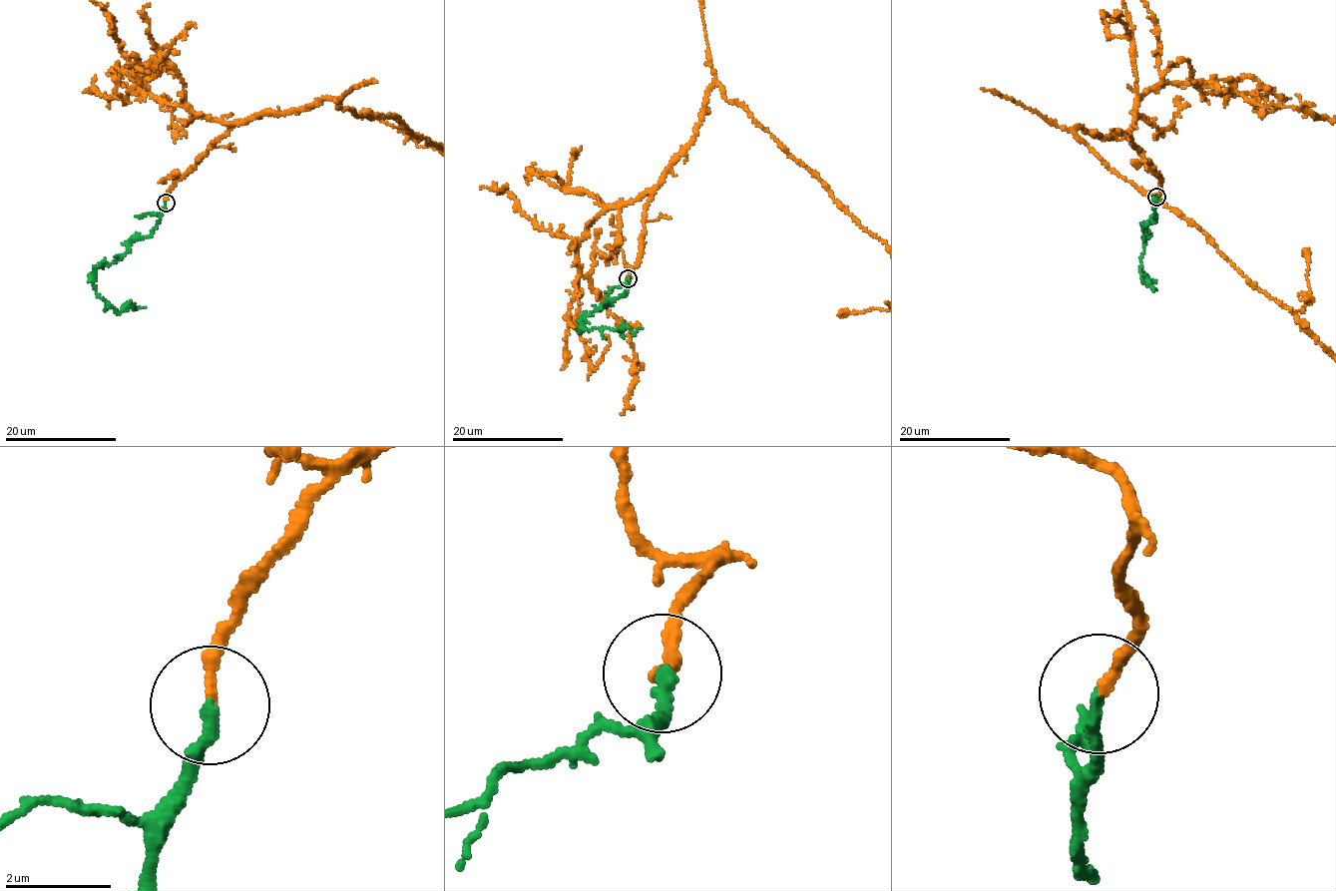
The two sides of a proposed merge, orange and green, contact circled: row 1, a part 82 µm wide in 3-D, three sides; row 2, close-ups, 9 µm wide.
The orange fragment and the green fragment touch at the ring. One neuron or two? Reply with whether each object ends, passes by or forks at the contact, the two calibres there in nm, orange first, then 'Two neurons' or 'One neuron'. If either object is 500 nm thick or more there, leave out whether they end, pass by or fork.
At the ring orange ends. At the ring green ends. Thickness 200 nm (orange) against 220 nm. One neuron

